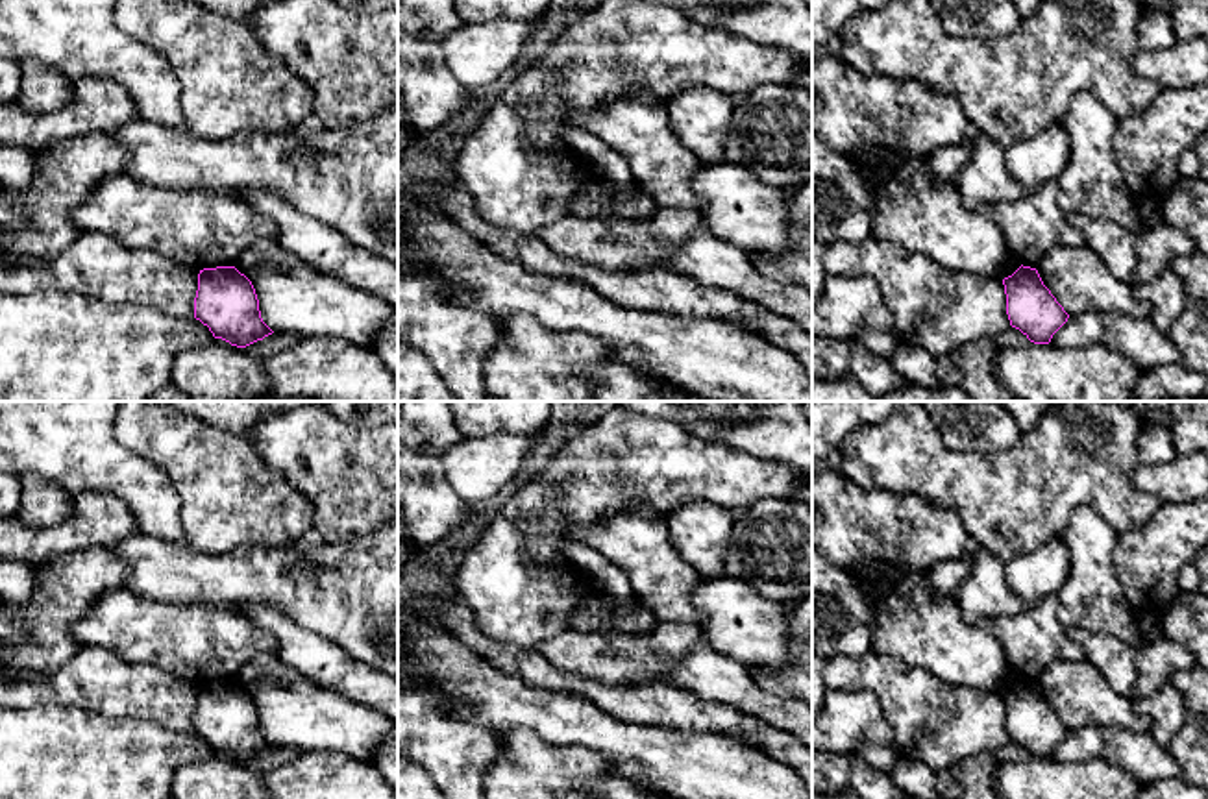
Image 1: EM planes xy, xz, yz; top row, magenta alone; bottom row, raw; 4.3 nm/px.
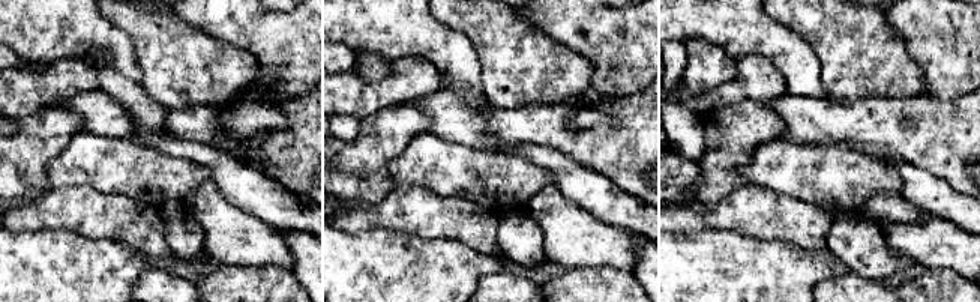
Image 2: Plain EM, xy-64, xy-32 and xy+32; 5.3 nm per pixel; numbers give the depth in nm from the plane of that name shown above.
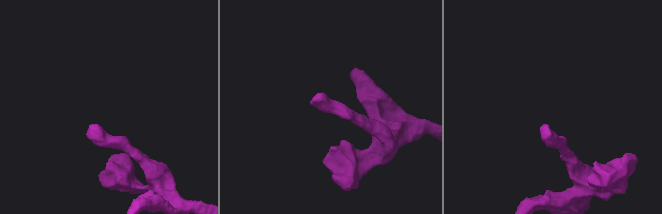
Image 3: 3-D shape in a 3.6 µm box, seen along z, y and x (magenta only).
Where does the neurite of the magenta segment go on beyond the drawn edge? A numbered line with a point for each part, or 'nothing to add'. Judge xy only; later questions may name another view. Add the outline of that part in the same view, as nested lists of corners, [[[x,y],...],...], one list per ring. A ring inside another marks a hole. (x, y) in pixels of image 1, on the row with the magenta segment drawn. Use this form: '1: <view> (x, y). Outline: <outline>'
nothing to add

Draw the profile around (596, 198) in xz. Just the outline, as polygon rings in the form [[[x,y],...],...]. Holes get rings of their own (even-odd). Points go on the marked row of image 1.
[[[598,176],[585,178],[570,205],[570,216],[605,222],[646,222],[660,205],[642,187],[622,189]]]

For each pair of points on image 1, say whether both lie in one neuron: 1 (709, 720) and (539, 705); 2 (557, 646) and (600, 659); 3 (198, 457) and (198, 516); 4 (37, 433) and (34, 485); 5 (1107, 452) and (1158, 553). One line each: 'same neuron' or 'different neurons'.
1: different neurons
2: same neuron
3: same neuron
4: different neurons
5: different neurons

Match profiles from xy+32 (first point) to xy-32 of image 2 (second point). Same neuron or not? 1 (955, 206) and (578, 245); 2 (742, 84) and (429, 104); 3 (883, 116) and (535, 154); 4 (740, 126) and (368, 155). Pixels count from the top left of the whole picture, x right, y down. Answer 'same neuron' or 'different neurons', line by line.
1: different neurons
2: different neurons
3: different neurons
4: same neuron

